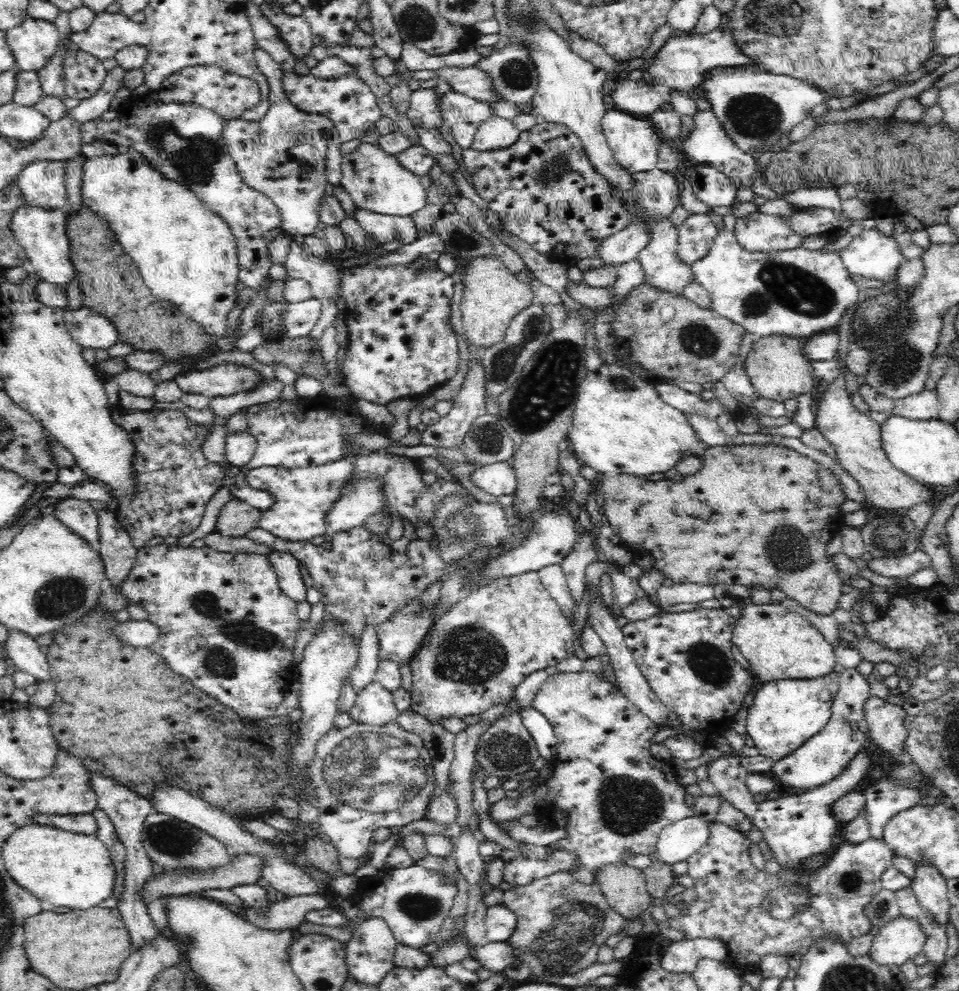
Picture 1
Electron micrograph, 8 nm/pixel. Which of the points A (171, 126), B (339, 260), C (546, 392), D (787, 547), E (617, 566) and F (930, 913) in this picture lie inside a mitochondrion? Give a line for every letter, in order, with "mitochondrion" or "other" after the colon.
A: mitochondrion
B: other
C: mitochondrion
D: mitochondrion
E: other
F: other

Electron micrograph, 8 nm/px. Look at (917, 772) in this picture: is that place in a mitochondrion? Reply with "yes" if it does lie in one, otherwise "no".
no

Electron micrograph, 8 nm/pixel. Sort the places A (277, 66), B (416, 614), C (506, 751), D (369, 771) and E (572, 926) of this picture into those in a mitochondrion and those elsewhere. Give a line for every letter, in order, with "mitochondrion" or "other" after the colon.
A: other
B: mitochondrion
C: mitochondrion
D: mitochondrion
E: mitochondrion

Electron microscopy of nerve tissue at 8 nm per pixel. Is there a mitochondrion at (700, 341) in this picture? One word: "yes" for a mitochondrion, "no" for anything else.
yes

